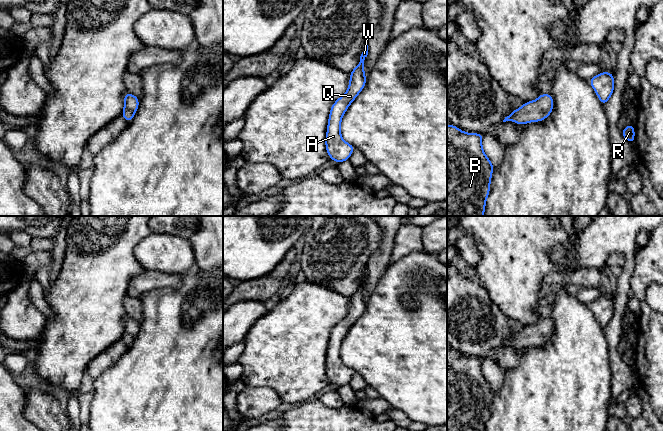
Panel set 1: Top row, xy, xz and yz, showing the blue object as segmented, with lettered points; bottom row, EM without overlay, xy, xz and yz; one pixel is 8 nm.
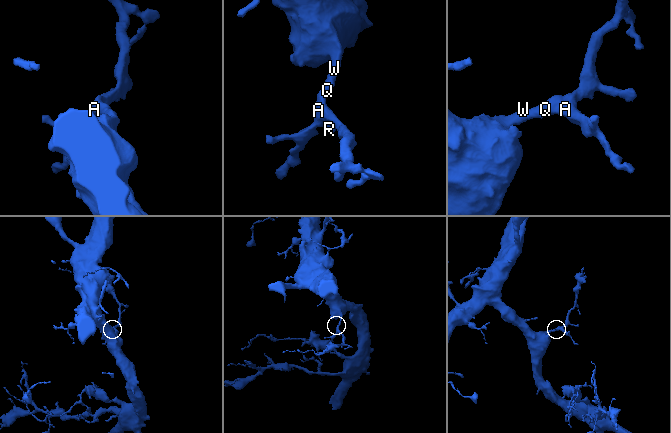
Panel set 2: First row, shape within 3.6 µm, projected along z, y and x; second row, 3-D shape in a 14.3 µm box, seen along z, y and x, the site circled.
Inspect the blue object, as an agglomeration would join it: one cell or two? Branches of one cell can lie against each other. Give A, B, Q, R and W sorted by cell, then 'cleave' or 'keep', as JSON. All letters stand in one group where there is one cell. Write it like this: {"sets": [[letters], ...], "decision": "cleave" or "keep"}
{"sets": [["A", "B", "Q", "R", "W"]], "decision": "keep"}

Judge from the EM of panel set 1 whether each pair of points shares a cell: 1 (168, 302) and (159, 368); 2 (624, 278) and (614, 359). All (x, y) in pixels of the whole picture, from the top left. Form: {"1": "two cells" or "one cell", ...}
{"1": "one cell", "2": "one cell"}

